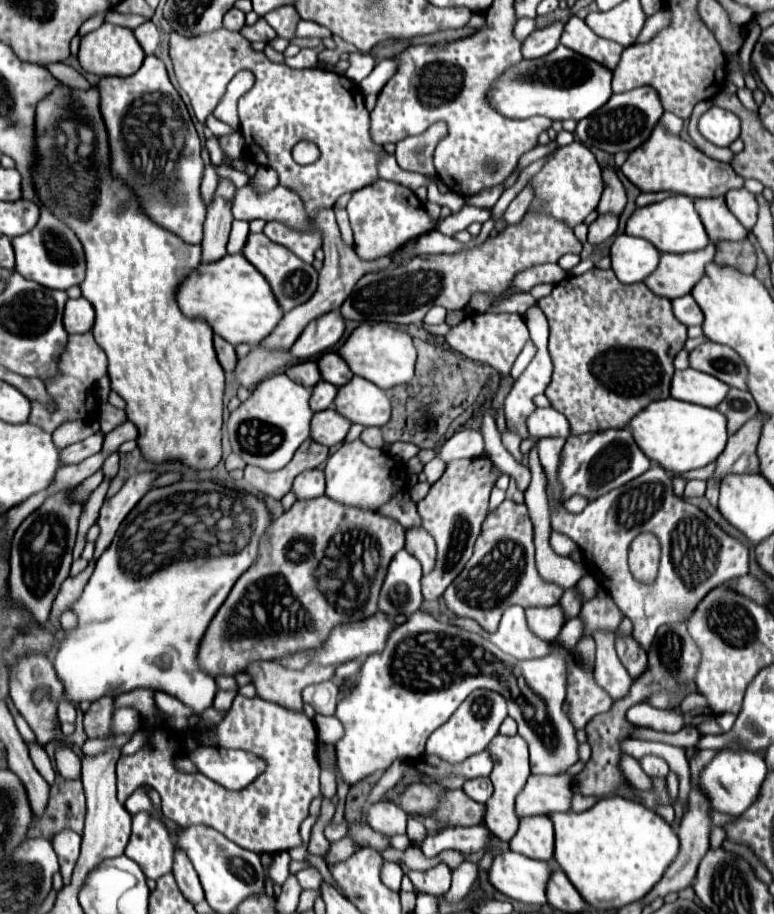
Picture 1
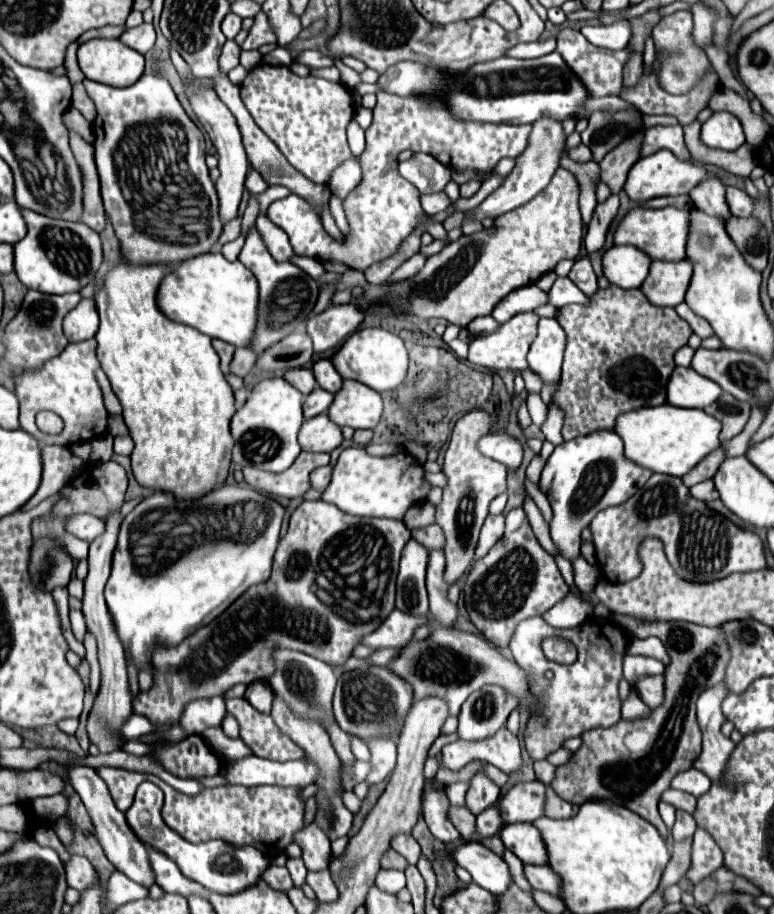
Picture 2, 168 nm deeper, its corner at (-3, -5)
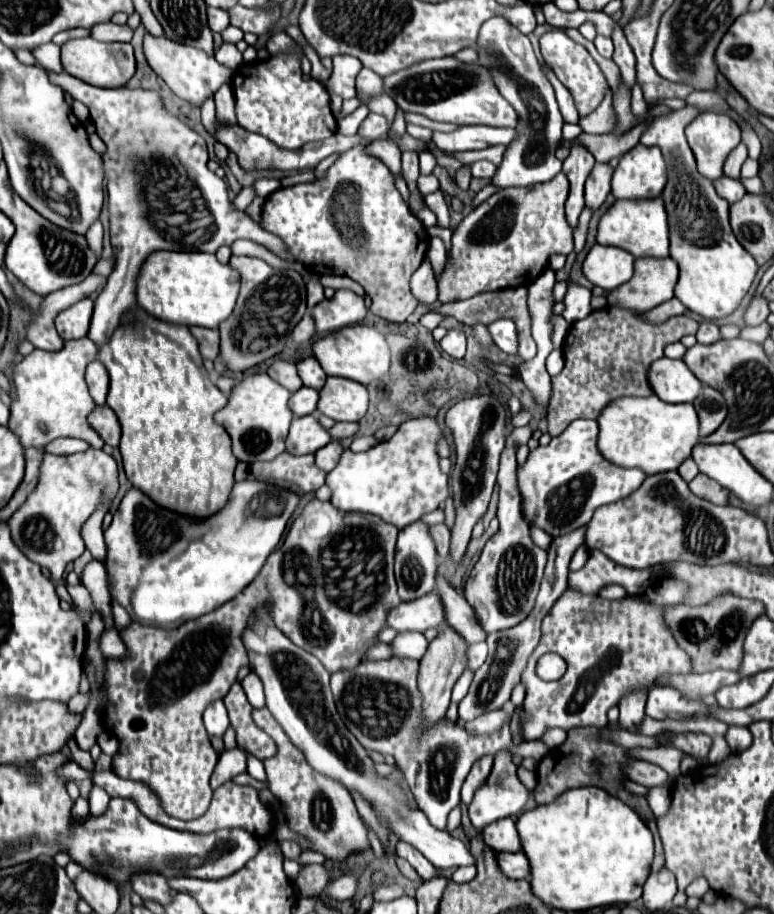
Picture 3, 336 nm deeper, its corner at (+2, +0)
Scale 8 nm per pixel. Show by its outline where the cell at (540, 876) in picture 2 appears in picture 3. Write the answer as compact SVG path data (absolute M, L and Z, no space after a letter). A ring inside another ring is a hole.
M523 851L497 853L497 863L501 863L501 873L509 875L509 879L529 879L529 859Z

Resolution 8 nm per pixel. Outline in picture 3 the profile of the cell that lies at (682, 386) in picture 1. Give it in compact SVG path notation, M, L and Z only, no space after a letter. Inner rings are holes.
M657 359L647 371L649 387L653 393L667 403L691 403L703 389L703 383L697 383L695 375L679 359Z

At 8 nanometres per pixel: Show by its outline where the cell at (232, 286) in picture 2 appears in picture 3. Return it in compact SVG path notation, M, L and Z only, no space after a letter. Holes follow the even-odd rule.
M155 251L141 265L135 295L137 305L161 321L217 329L235 307L239 273L229 265L221 265L211 253Z

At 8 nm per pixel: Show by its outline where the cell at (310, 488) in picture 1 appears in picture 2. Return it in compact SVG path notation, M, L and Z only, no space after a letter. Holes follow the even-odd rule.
M322 466L322 468L316 468L312 474L310 474L310 484L314 490L318 492L324 492L328 482L330 482L330 476L332 476L332 466Z

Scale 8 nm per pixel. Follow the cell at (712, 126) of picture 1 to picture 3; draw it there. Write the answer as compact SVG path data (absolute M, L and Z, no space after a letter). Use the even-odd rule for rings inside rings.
M717 113L697 115L685 127L685 137L693 149L701 175L711 181L723 175L727 155L741 143L739 125L731 117Z

